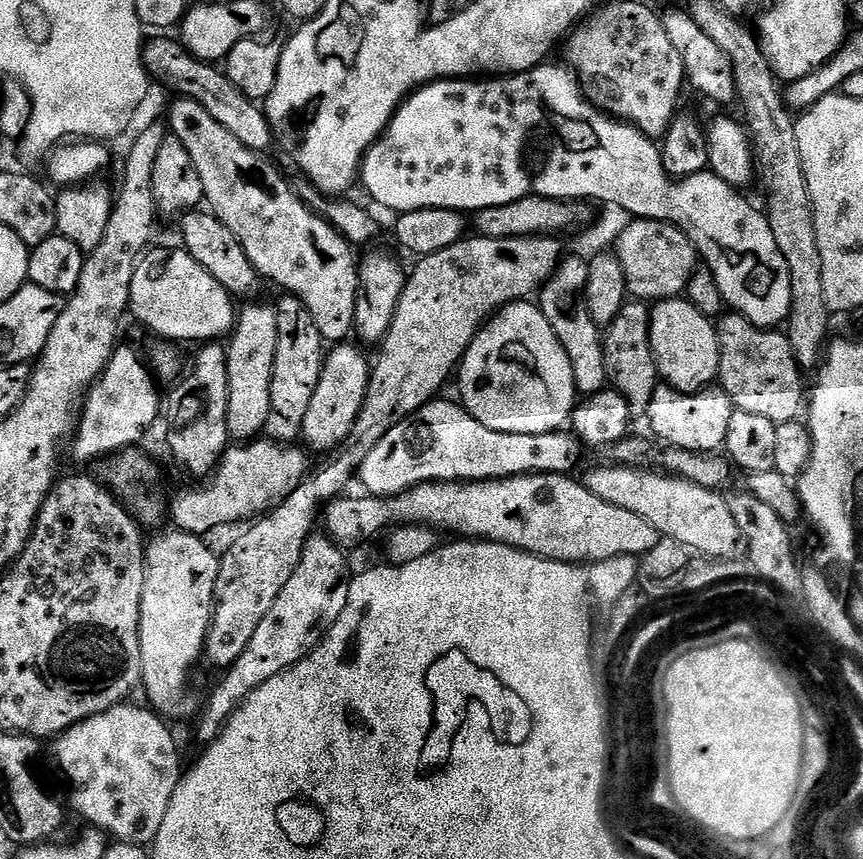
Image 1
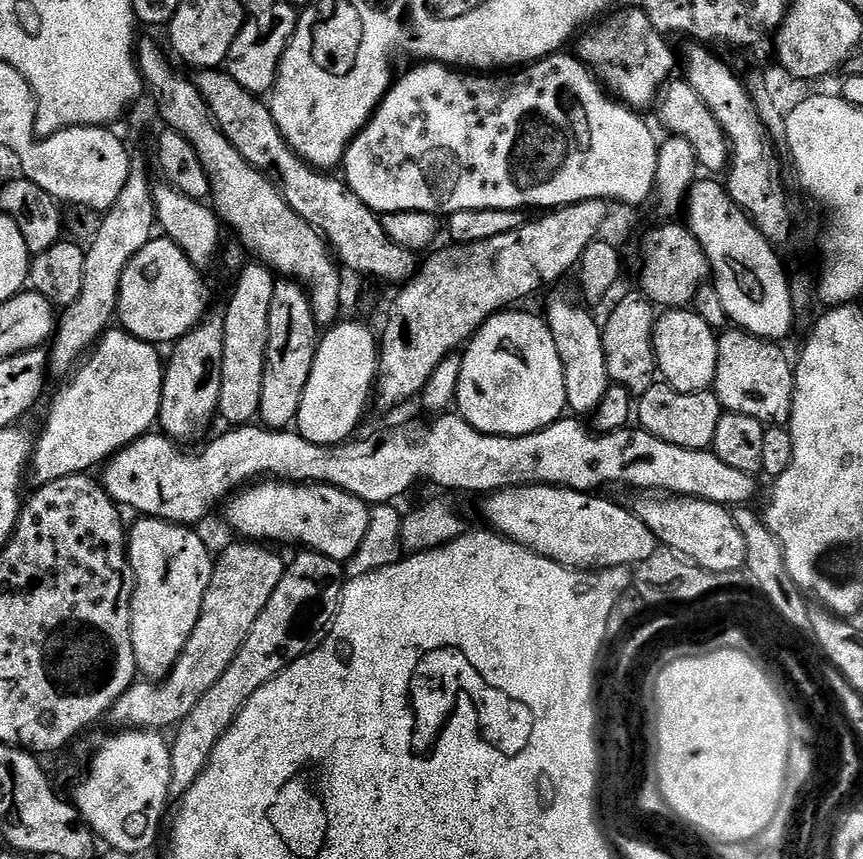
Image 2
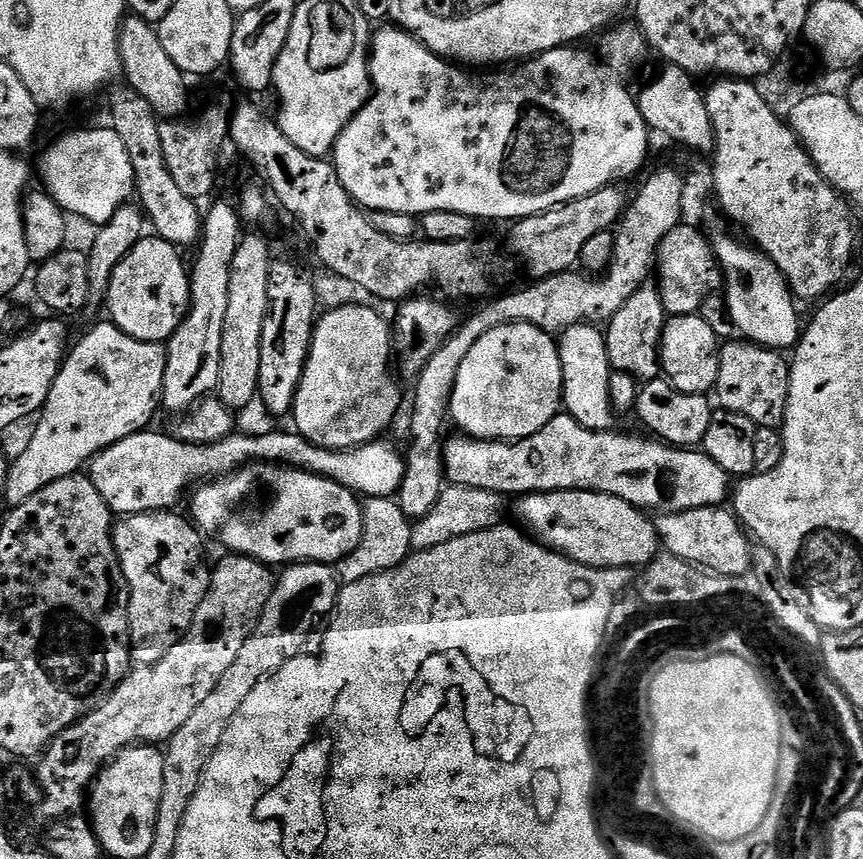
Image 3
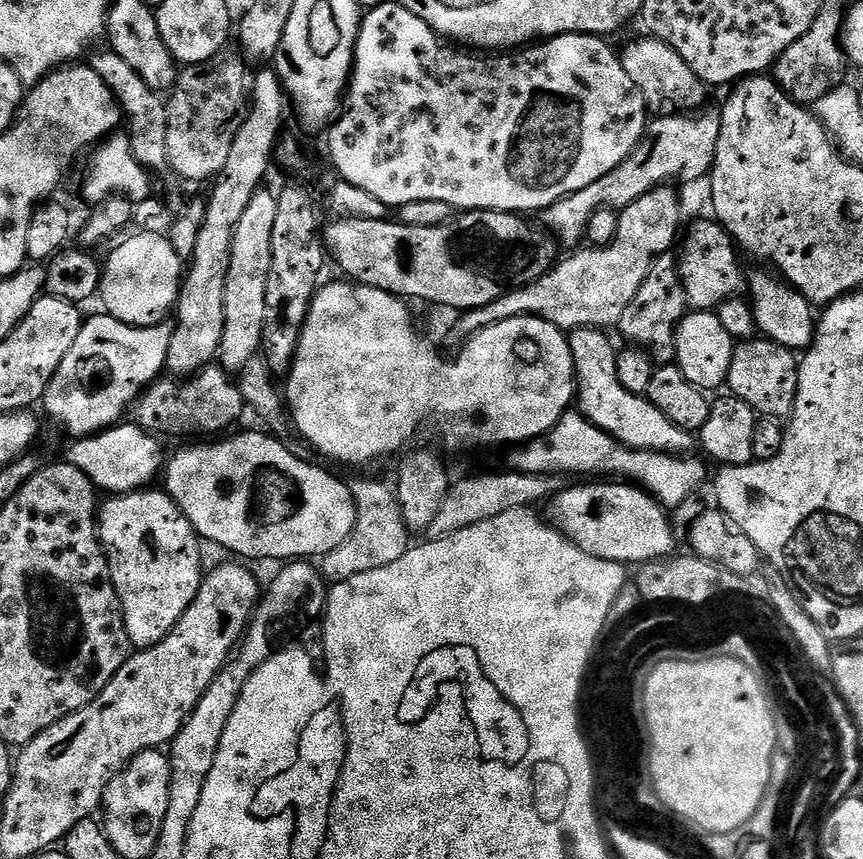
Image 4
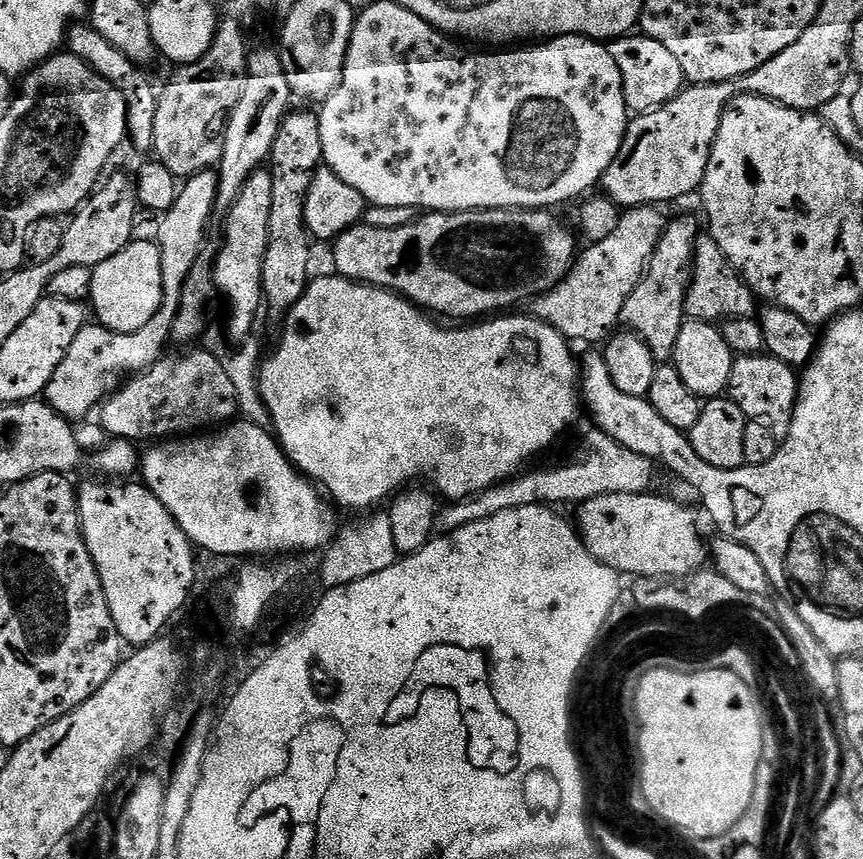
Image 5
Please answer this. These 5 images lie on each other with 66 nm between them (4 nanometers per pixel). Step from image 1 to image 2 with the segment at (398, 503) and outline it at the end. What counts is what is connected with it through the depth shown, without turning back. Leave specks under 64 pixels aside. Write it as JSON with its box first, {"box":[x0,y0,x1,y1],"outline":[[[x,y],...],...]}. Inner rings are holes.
{"box":[223,478,658,570],"outline":[[[264,478],[235,493],[223,512],[229,526],[240,535],[237,537],[245,541],[271,542],[273,545],[304,543],[311,551],[320,552],[326,558],[347,562],[366,538],[371,511],[356,512],[357,505],[351,499],[344,498],[341,504],[340,499],[340,489],[328,484],[290,484]],[[527,484],[524,488],[503,488],[500,492],[493,492],[487,497],[488,500],[484,504],[484,516],[488,519],[487,527],[500,533],[501,536],[508,537],[516,544],[520,544],[523,548],[528,548],[532,552],[536,552],[540,556],[550,558],[554,562],[558,562],[567,568],[575,568],[577,570],[603,570],[606,568],[623,568],[625,566],[635,566],[641,564],[646,558],[650,558],[650,554],[658,551],[658,541],[656,535],[652,533],[646,526],[646,522],[642,522],[627,507],[624,508],[620,504],[615,504],[612,500],[603,500],[603,495],[589,494],[587,492],[575,492],[569,488],[555,488],[553,484]]]}

